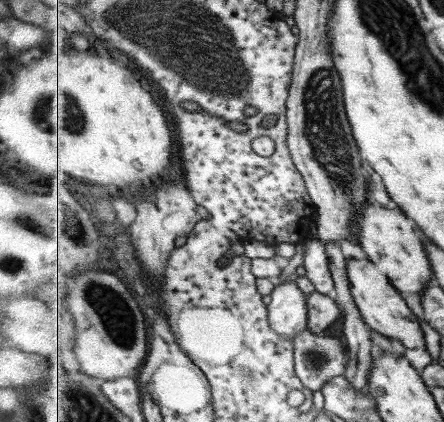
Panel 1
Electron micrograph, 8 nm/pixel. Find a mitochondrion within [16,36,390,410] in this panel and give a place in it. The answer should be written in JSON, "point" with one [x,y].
{"point":[325,133]}

